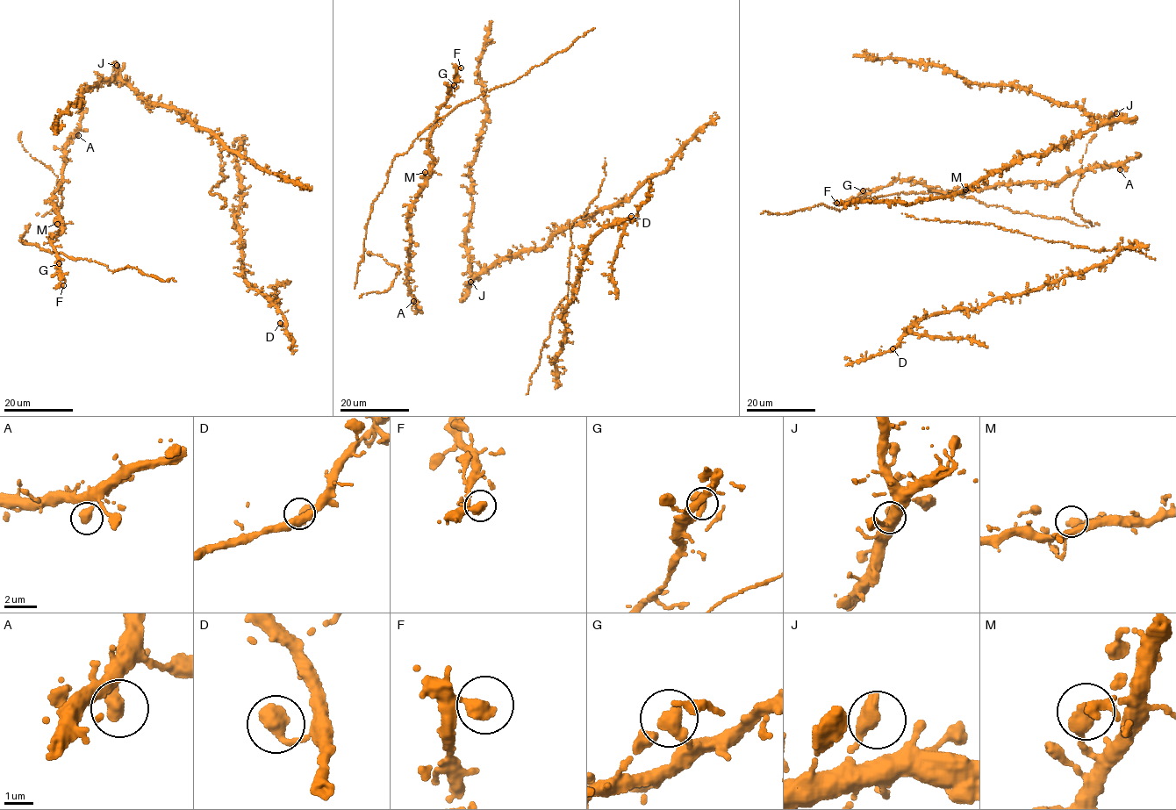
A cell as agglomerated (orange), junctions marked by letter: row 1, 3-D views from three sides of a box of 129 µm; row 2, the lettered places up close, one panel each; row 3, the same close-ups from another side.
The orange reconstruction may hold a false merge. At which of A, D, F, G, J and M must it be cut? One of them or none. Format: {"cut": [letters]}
{"cut": ["D"]}

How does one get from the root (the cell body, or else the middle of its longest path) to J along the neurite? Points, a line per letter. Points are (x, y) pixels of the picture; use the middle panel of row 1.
J: (551, 239), (541, 248), (520, 250), (500, 259), (470, 282)

